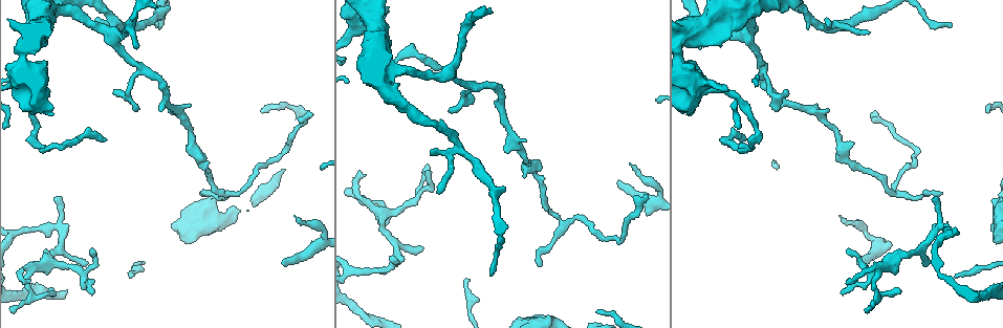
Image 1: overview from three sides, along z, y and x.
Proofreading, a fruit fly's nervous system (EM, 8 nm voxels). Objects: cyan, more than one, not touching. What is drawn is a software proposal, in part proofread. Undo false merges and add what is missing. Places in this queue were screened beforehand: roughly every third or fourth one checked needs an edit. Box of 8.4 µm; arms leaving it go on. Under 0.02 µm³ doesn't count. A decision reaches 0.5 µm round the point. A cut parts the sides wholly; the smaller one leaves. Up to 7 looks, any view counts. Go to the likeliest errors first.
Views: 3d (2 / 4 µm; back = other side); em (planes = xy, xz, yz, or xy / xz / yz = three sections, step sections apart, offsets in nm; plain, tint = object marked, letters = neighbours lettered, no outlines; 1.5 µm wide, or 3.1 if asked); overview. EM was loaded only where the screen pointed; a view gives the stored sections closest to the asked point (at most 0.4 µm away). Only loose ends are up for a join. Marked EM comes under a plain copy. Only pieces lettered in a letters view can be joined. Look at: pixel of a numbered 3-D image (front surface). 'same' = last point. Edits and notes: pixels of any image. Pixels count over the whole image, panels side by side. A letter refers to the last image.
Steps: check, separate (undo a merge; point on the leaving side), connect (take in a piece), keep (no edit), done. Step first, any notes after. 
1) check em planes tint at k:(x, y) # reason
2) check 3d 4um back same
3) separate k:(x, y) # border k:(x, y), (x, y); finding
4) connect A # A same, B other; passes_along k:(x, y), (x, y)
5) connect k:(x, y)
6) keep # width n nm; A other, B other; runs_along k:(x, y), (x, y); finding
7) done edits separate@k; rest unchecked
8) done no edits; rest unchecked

check 3d 4um at 1:(951, 24) # end of a long branch

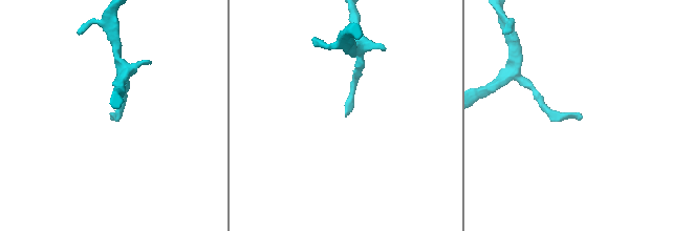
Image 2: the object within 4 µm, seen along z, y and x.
check em planes tint at 2:(579, 118)

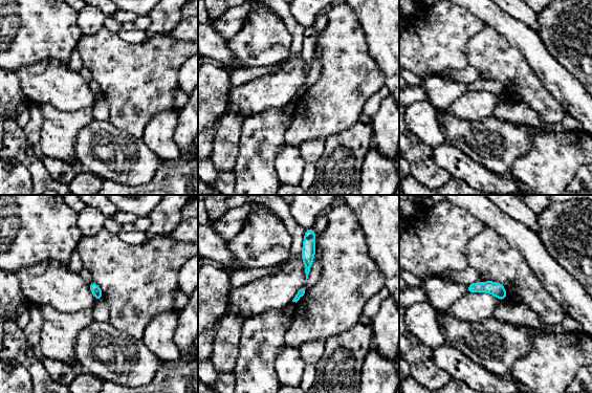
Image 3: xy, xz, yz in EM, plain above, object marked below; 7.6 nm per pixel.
check em planes letters same # what lies round it

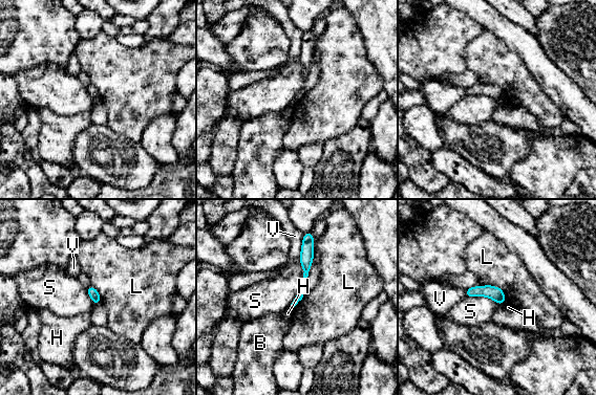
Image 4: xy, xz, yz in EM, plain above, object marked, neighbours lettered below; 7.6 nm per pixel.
keep # longest_contact S 260 nm; B other, H other, L other, S other, V other; none of them fits

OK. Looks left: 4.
check 3d 2um at 1:(924, 263) # thin end

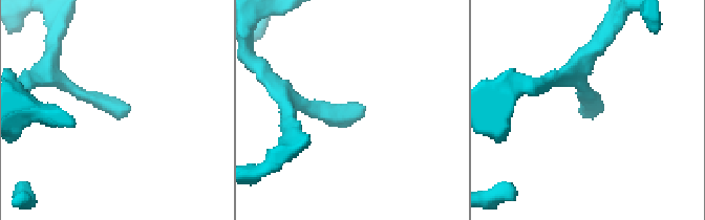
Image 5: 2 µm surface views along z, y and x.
check em planes letters at 5:(359, 104)

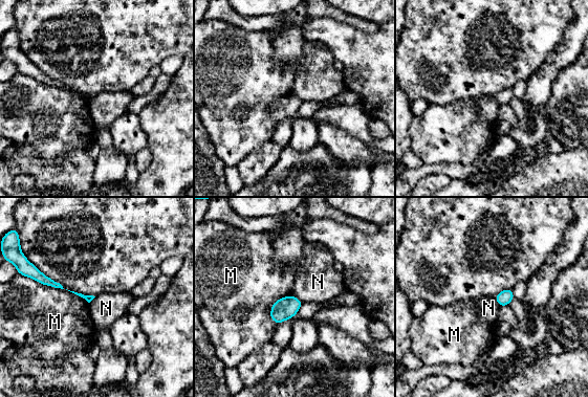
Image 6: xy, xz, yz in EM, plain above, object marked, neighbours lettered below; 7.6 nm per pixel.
keep # M other, N other; border 6:(290, 294), (302, 303); no lettered piece goes on from it

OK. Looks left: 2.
check em xy step 4 letters at 1:(846, 253) # thin end

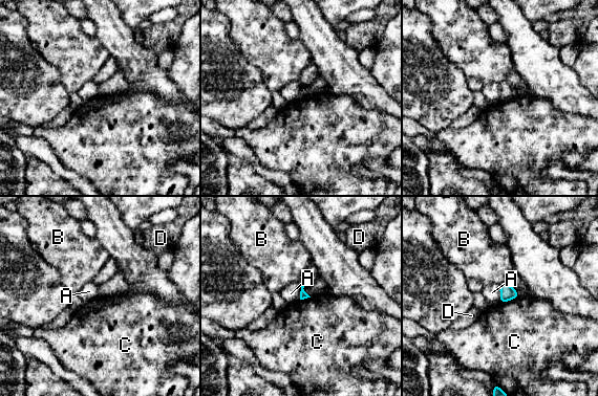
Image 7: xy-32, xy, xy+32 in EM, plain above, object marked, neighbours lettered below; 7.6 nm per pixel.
keep # A other, B other, C other, D other; border 7:(498, 284), (499, 301); no lettered piece goes on from it

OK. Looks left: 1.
done no edits; rest unchecked

